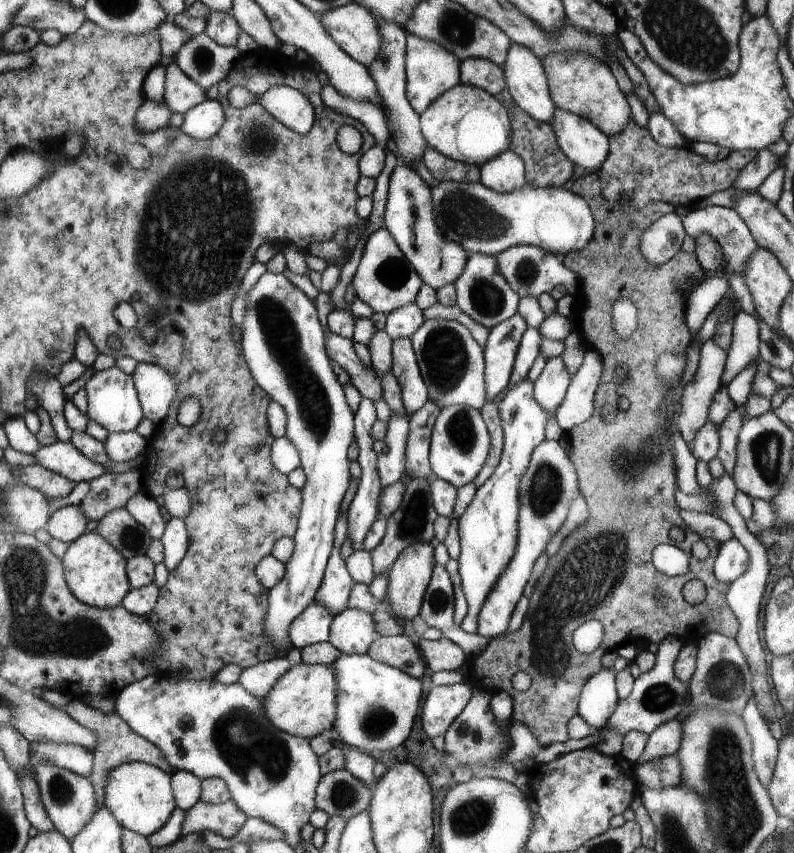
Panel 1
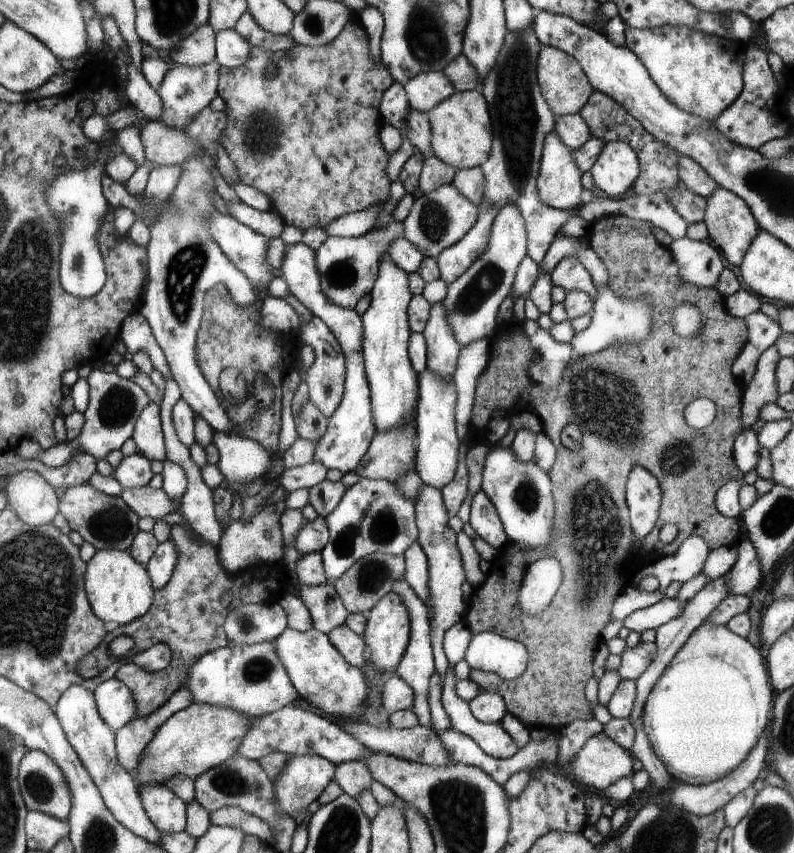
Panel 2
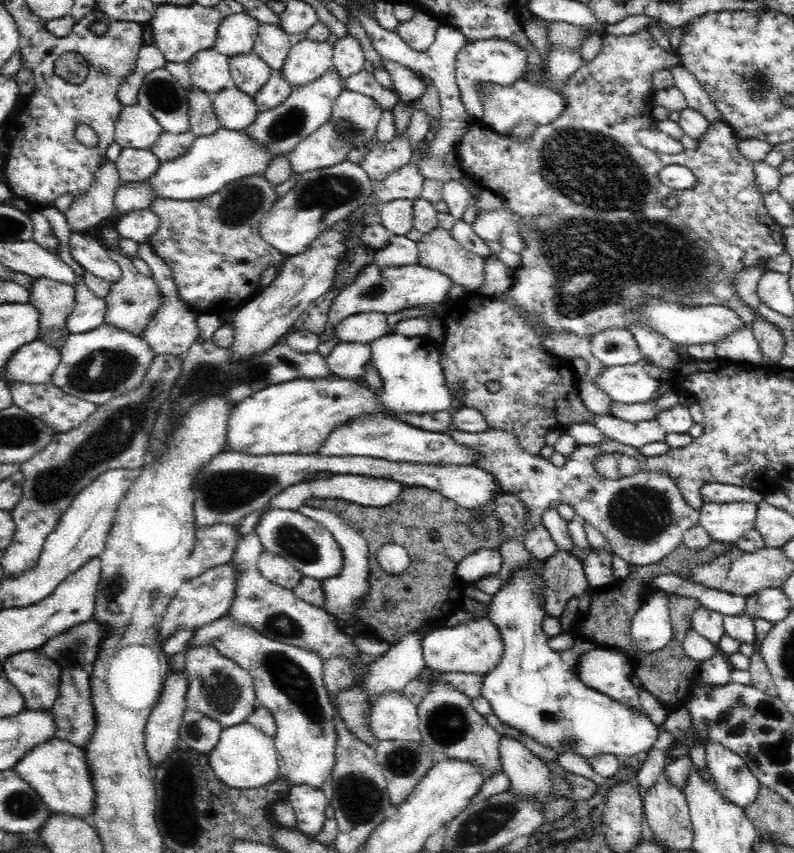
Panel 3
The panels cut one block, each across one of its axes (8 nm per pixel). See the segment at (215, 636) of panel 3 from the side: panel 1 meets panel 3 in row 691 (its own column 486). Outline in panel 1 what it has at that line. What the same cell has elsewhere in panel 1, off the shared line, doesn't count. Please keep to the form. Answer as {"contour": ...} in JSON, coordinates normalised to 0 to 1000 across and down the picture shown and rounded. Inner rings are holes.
{"contour":[[[591,298],[588,305],[586,305],[586,312],[583,312],[583,319],[576,324],[571,335],[573,335],[573,345],[576,345],[576,349],[573,349],[576,359],[588,370],[593,370],[601,380],[608,380],[616,387],[623,380],[644,373],[654,361],[656,347],[641,335],[636,324],[628,319],[628,307],[626,307],[623,300]]]}

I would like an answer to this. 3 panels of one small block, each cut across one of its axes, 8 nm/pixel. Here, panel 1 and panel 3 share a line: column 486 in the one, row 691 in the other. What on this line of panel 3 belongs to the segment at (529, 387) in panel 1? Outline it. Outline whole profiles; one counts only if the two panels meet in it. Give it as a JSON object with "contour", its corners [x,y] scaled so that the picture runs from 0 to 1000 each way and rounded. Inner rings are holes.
{"contour":[[[670,654],[670,668],[647,671],[645,680],[632,687],[620,699],[620,708],[615,708],[615,727],[632,746],[635,767],[625,783],[610,792],[605,816],[617,823],[620,837],[630,846],[637,846],[683,875],[693,875],[703,884],[720,879],[741,893],[743,886],[753,884],[773,884],[786,891],[816,882],[829,865],[829,851],[811,835],[801,835],[753,809],[741,807],[725,790],[730,771],[753,757],[728,748],[715,767],[690,760],[693,748],[683,739],[683,727],[688,725],[685,661],[688,659]]]}

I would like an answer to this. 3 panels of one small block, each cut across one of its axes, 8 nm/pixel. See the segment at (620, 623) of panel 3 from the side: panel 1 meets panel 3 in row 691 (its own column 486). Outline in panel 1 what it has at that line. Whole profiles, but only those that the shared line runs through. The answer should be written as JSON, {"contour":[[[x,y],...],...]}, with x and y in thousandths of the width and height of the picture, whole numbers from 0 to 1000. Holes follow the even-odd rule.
{"contour":[[[752,202],[739,204],[739,206],[734,206],[734,209],[727,209],[727,211],[719,216],[719,227],[732,230],[732,232],[742,239],[742,246],[744,246],[747,258],[749,258],[749,270],[747,270],[747,277],[742,279],[742,284],[739,284],[729,295],[714,295],[712,300],[707,300],[707,305],[709,305],[709,309],[712,309],[714,314],[719,314],[719,317],[729,324],[729,331],[732,331],[732,333],[729,333],[729,338],[732,338],[729,345],[734,345],[734,356],[727,361],[729,392],[732,392],[732,396],[737,399],[737,403],[739,403],[742,408],[752,410],[752,413],[759,417],[759,438],[757,438],[754,453],[752,453],[749,464],[747,464],[747,485],[744,485],[742,492],[737,492],[734,497],[724,499],[722,504],[717,504],[717,506],[712,509],[712,516],[709,516],[709,521],[712,521],[712,525],[714,525],[714,530],[717,530],[717,537],[719,537],[719,542],[722,542],[722,546],[724,546],[724,553],[727,553],[727,567],[729,567],[729,579],[734,581],[734,586],[737,586],[737,591],[739,591],[742,607],[739,607],[732,617],[727,617],[727,619],[712,631],[712,635],[704,640],[704,645],[689,657],[686,668],[681,671],[681,675],[676,678],[676,682],[674,682],[674,687],[671,687],[671,694],[669,694],[669,699],[666,699],[664,725],[659,725],[659,732],[654,734],[654,739],[649,739],[649,741],[644,741],[644,743],[639,743],[639,746],[634,746],[634,748],[618,748],[616,755],[613,755],[613,760],[611,760],[608,764],[603,764],[601,769],[593,769],[593,771],[591,771],[591,788],[586,790],[586,802],[593,804],[593,807],[601,807],[601,804],[603,804],[606,809],[616,809],[616,811],[639,811],[639,814],[644,816],[644,823],[646,823],[644,849],[661,849],[661,851],[666,853],[666,858],[671,860],[671,865],[674,865],[674,868],[679,870],[679,875],[684,875],[684,877],[691,875],[691,872],[709,872],[709,870],[714,870],[714,868],[719,865],[717,858],[714,858],[714,846],[727,837],[732,807],[734,807],[734,802],[737,802],[747,790],[752,790],[752,788],[757,785],[757,769],[759,769],[764,762],[772,762],[772,760],[777,760],[777,757],[782,757],[782,755],[790,755],[790,753],[830,755],[838,746],[850,746],[850,748],[858,748],[860,753],[878,755],[890,741],[903,741],[903,743],[911,743],[911,746],[918,746],[918,748],[926,748],[928,741],[931,741],[931,729],[928,729],[926,720],[921,717],[921,713],[918,713],[916,706],[913,706],[913,696],[916,696],[918,685],[911,685],[911,682],[901,680],[901,675],[898,675],[898,657],[901,657],[903,645],[906,645],[908,638],[906,638],[903,633],[895,633],[895,631],[883,631],[883,628],[880,628],[878,624],[873,624],[870,619],[863,619],[863,612],[860,612],[860,607],[855,605],[855,598],[858,598],[858,596],[853,593],[853,586],[850,586],[850,577],[853,577],[853,556],[850,556],[850,553],[853,553],[853,544],[850,544],[850,535],[848,535],[848,518],[845,518],[843,506],[835,502],[832,490],[827,488],[830,476],[832,476],[832,471],[838,469],[838,462],[840,462],[843,455],[845,455],[840,448],[830,445],[827,438],[825,438],[827,420],[830,420],[832,415],[848,415],[848,417],[855,417],[855,415],[858,415],[858,417],[863,417],[863,410],[865,410],[865,406],[868,406],[868,401],[870,401],[868,385],[865,385],[865,377],[863,377],[865,349],[868,349],[870,342],[873,342],[873,340],[888,328],[890,319],[880,312],[880,307],[878,307],[878,298],[865,298],[865,295],[858,295],[858,293],[855,293],[853,300],[848,300],[845,305],[840,305],[840,307],[832,309],[832,312],[822,312],[822,309],[815,307],[815,302],[807,298],[807,277],[810,277],[810,272],[812,272],[825,258],[830,258],[832,253],[838,253],[838,251],[848,251],[848,249],[850,249],[850,242],[838,239],[838,237],[815,237],[815,239],[810,239],[810,244],[800,244],[800,246],[792,242],[792,244],[782,246],[777,256],[775,256],[775,251],[772,251],[772,260],[767,263],[767,237],[764,237],[764,232],[757,230],[754,204],[752,204]],[[777,352],[795,352],[795,354],[800,356],[800,361],[802,361],[802,382],[800,382],[800,387],[797,387],[790,396],[782,396],[782,394],[775,389],[775,380],[772,380],[772,356],[775,356]],[[780,427],[787,427],[787,429],[792,431],[792,445],[790,445],[785,453],[777,453],[775,445],[770,443],[772,431],[780,429]],[[759,476],[772,476],[772,481],[775,481],[775,490],[772,490],[772,495],[767,495],[767,497],[757,490],[757,478],[759,478]],[[845,617],[855,617],[855,619],[860,619],[860,624],[863,624],[863,631],[860,631],[855,638],[848,635],[848,633],[843,633],[843,628],[840,628],[840,624],[845,621]],[[875,633],[885,633],[888,640],[890,640],[890,645],[893,645],[893,649],[890,649],[890,654],[888,654],[885,659],[878,659],[878,657],[870,654],[870,657],[868,657],[868,666],[865,666],[865,671],[863,671],[860,675],[850,675],[850,678],[845,678],[845,675],[830,671],[830,668],[822,664],[820,649],[822,649],[822,642],[825,642],[827,638],[853,638],[863,649],[868,649],[868,642],[870,642],[870,638],[873,638]],[[822,692],[830,692],[832,696],[838,696],[840,706],[838,706],[835,710],[825,706],[825,701],[822,701]],[[742,727],[754,727],[754,729],[759,732],[759,748],[757,748],[757,755],[749,760],[749,764],[744,764],[744,767],[732,767],[732,764],[724,762],[719,743],[722,743],[722,739],[724,739],[727,734],[732,734],[734,729],[742,729]],[[651,785],[659,785],[661,790],[669,792],[669,804],[666,804],[661,811],[649,811],[649,809],[644,807],[644,792],[646,792]]]}

